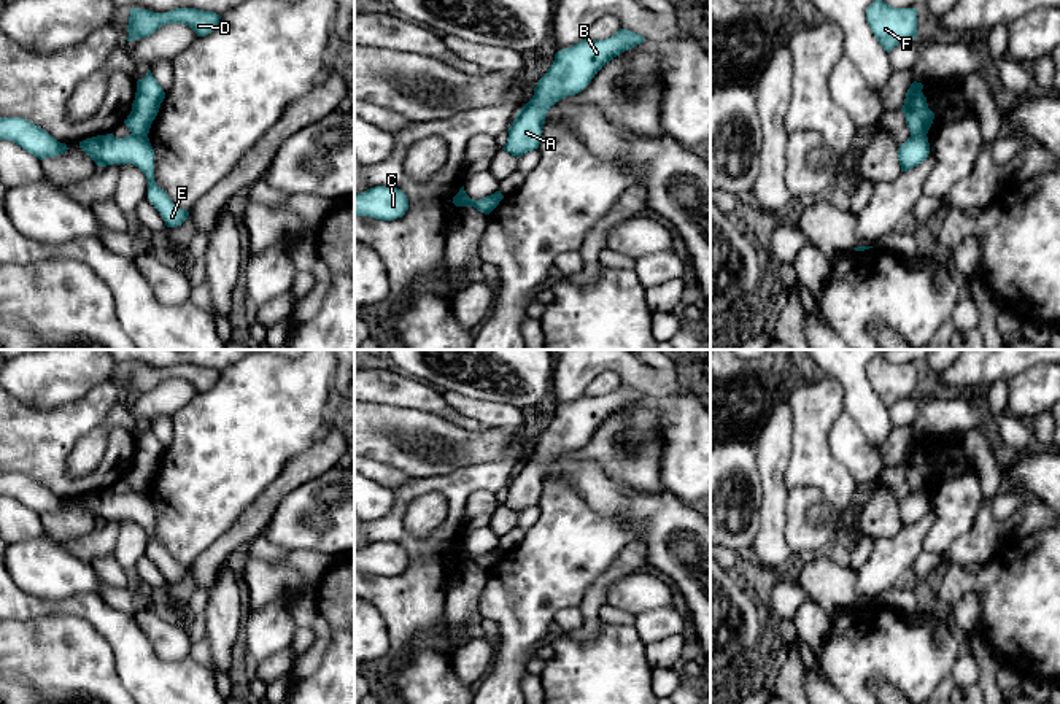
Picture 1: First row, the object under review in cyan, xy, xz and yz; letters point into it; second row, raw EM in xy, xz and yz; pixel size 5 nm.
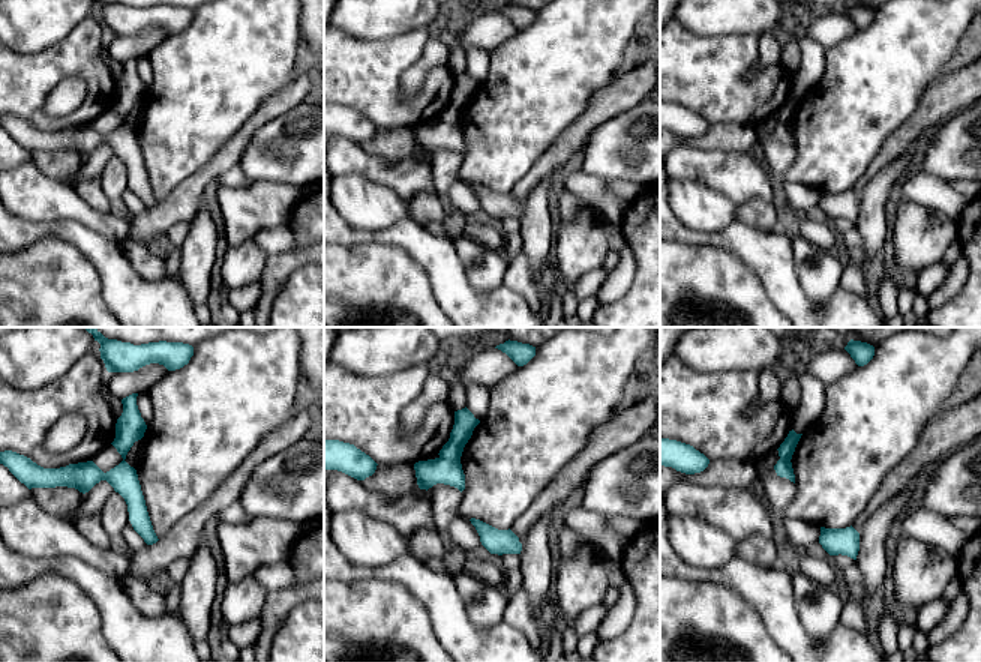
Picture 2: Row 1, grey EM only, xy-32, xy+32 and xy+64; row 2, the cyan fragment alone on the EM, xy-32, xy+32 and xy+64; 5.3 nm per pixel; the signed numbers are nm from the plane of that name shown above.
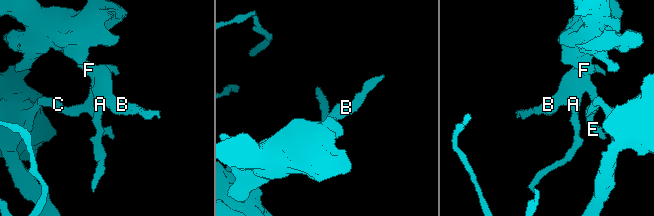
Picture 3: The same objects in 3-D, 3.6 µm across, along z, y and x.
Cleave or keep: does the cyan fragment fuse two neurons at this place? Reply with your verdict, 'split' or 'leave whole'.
split

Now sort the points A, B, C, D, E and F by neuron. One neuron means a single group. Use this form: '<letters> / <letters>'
A B D F / C E

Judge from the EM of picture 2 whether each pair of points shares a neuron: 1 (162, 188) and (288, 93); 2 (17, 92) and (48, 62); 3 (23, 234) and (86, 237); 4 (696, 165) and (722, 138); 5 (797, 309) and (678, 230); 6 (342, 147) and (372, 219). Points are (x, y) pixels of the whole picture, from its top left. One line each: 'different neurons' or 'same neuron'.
1: different neurons
2: same neuron
3: same neuron
4: different neurons
5: same neuron
6: different neurons

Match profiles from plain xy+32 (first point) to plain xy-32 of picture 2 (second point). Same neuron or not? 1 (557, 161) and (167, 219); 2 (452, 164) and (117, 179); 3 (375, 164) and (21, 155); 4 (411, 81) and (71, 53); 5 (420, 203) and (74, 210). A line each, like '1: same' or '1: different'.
1: same
2: same
3: same
4: different
5: different

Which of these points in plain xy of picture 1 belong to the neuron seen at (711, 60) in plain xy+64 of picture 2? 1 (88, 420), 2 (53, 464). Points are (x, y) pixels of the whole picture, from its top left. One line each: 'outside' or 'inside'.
1: inside
2: inside

